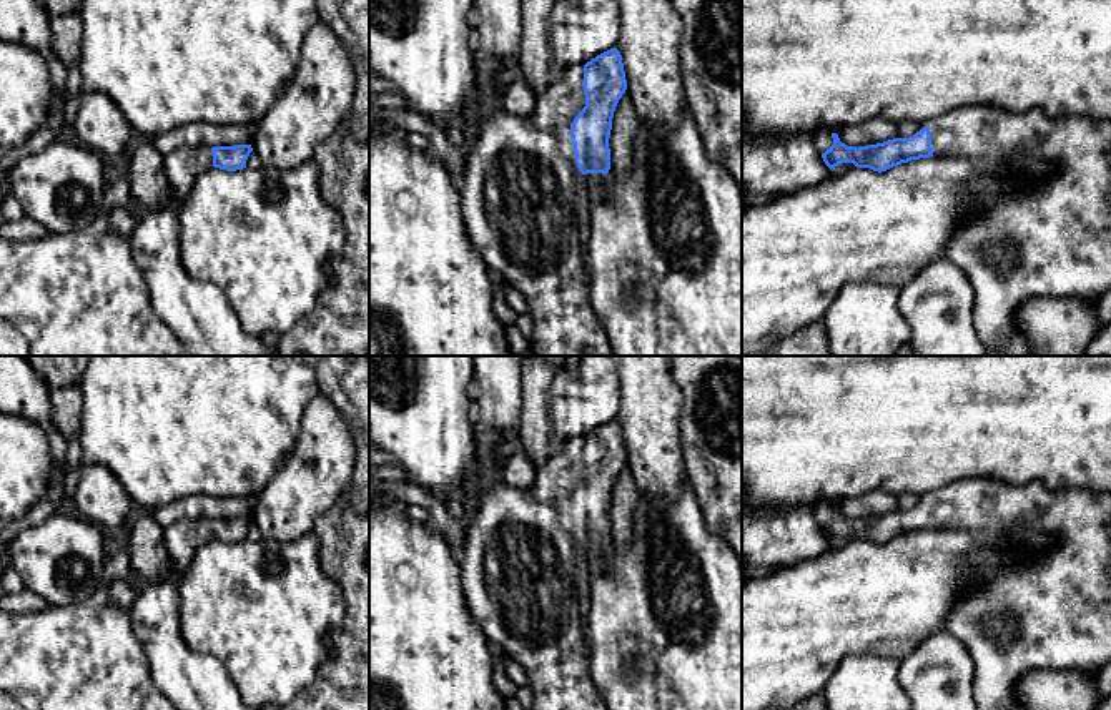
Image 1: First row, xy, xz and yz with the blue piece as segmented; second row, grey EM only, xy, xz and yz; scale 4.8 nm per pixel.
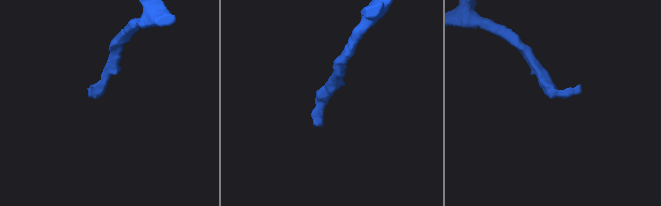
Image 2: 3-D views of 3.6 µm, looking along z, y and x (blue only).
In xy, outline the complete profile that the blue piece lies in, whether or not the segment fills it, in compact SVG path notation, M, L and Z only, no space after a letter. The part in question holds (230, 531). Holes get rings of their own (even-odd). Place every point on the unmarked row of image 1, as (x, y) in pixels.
M251 517L178 520L165 529L163 547L176 567L188 567L198 549L211 540L236 544L246 540Z

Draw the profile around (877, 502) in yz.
M873 491L863 496L843 499L840 504L837 504L837 507L847 519L858 520L898 510L898 499L893 494Z

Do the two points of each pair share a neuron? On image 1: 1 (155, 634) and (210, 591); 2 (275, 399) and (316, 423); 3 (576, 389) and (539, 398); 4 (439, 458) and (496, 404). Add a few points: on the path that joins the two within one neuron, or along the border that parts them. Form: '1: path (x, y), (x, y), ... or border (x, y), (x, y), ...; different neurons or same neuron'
1: border (182, 577), (178, 586), (180, 636), (197, 650); different neurons
2: border (320, 393), (305, 409), (295, 446), (290, 451); different neurons
3: border (554, 374), (549, 401), (549, 436); different neurons
4: border (474, 426), (478, 434), (476, 466); different neurons

